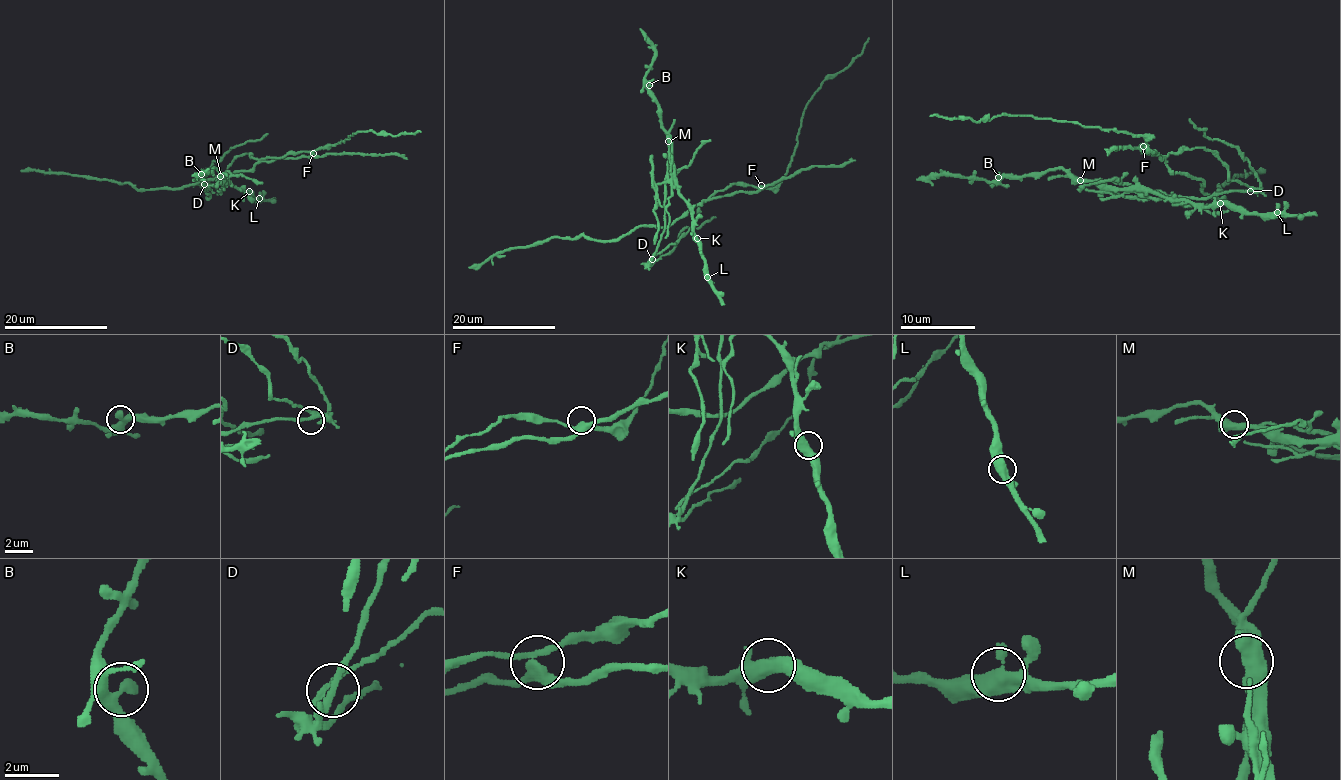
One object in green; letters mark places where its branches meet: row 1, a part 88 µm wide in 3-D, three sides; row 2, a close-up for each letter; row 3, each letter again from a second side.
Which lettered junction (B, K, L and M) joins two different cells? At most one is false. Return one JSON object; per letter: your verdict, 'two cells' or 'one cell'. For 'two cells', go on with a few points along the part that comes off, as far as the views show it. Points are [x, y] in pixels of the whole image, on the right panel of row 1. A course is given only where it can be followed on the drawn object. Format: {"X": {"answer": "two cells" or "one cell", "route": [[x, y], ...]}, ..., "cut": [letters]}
{"B": {"answer": "one cell"}, "K": {"answer": "one cell"}, "L": {"answer": "one cell"}, "M": {"answer": "two cells", "route": [[1079, 180], [1200, 199], [1248, 188], [1196, 148], [1170, 152], [1166, 167], [1215, 199], [1218, 186], [1263, 173]]}, "cut": ["M"]}

